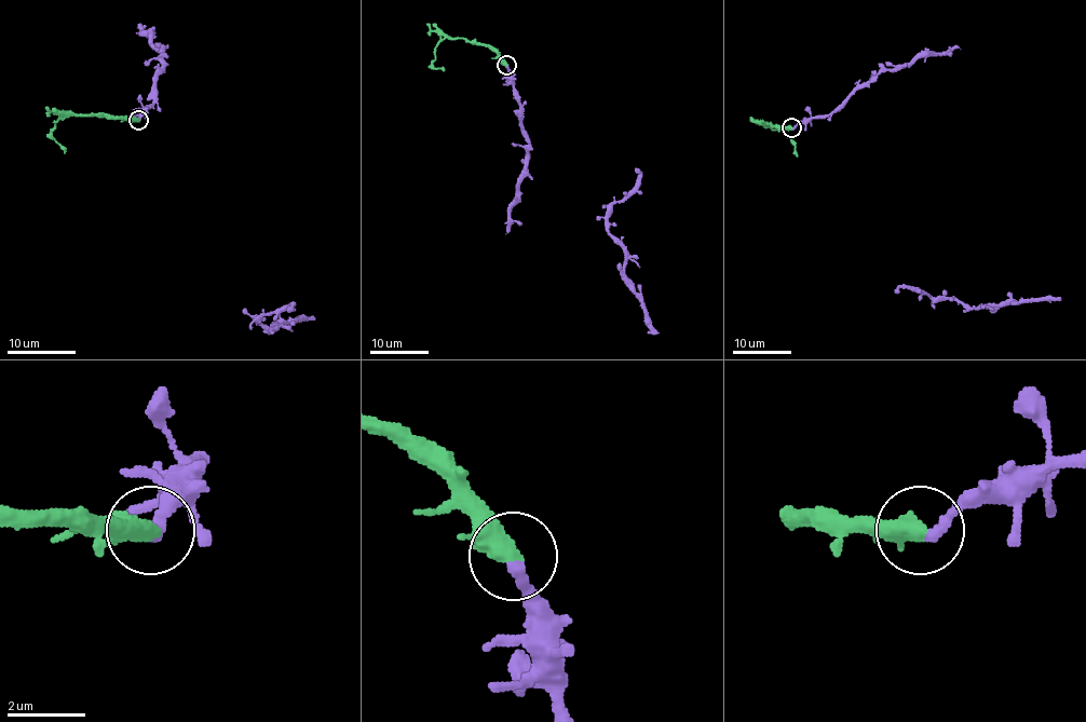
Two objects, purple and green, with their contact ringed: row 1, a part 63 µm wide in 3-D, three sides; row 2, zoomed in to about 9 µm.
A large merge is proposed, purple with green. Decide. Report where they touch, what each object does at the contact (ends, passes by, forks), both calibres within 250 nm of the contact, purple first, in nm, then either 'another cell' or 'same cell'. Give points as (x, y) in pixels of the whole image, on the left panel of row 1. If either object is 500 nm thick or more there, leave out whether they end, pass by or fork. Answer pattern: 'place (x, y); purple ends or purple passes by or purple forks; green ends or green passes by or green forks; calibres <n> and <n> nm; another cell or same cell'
place (138, 120); calibres 300 and 600 nm; same cell

